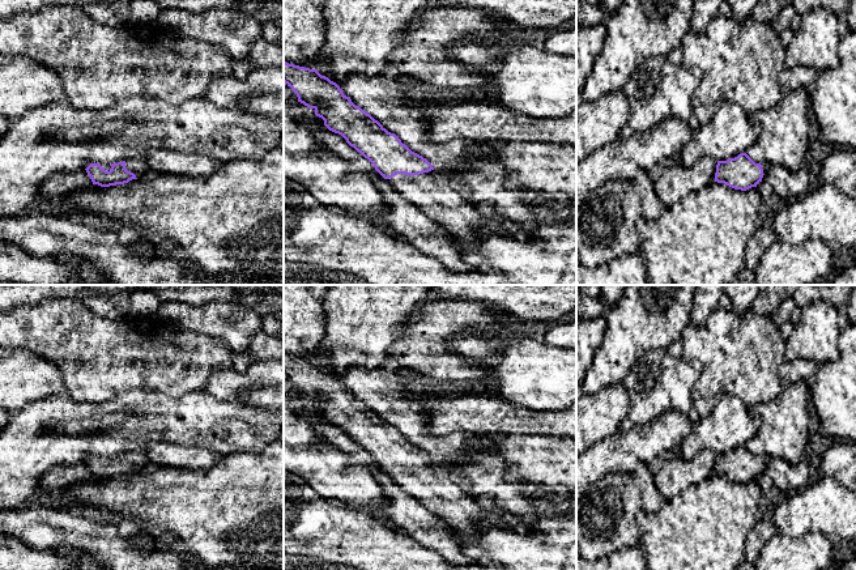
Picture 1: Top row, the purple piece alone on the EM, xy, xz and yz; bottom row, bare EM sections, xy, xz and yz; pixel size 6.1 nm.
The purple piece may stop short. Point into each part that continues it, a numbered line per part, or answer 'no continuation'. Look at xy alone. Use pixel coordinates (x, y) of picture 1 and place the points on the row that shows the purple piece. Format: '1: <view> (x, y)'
1: xy (137, 165)

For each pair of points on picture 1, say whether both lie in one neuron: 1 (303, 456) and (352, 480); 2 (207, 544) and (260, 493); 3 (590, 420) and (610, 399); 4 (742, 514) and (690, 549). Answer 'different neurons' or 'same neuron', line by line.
1: same neuron
2: same neuron
3: same neuron
4: same neuron

